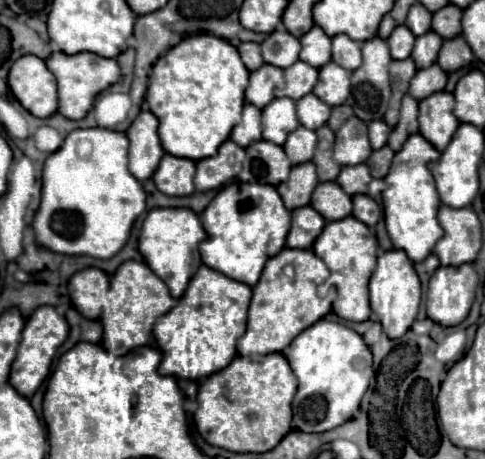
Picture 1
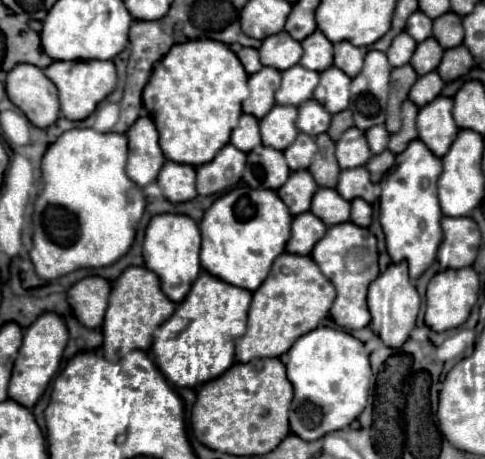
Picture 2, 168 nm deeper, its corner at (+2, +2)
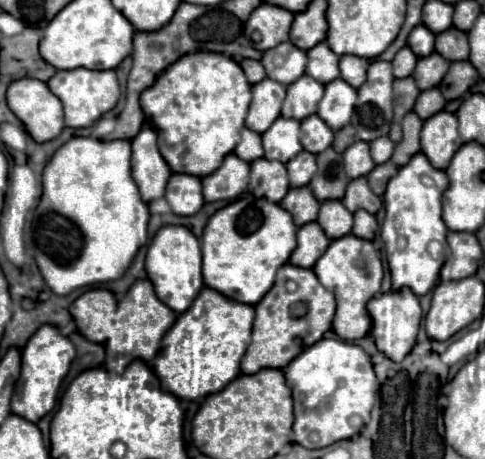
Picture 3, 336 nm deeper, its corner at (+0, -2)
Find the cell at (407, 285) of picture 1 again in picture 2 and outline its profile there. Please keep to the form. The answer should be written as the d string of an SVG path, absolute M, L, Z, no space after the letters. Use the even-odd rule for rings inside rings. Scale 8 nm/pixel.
M406 261L390 263L386 271L382 271L368 289L368 307L370 307L371 320L369 327L378 337L392 349L400 349L408 339L410 331L416 325L416 315L420 309L420 295L416 287L410 283L408 265Z

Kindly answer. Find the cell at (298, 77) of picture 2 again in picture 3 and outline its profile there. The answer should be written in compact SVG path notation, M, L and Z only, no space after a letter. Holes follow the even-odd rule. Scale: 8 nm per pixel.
M302 75L298 81L288 85L288 95L282 105L282 117L288 119L306 119L318 111L318 101L324 95L324 85Z

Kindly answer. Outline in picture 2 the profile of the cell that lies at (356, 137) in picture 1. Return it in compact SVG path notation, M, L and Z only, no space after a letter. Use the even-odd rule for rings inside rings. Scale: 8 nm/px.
M358 127L346 129L342 137L336 141L336 159L340 163L340 169L362 167L370 157L372 151L366 143L366 135Z

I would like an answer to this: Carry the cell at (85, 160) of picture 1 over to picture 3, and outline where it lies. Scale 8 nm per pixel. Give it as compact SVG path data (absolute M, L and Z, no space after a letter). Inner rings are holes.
M74 137L64 143L44 167L44 193L34 213L36 263L46 285L56 295L68 295L80 287L92 287L120 279L138 249L148 239L148 205L142 201L130 173L130 141L98 141L92 137Z

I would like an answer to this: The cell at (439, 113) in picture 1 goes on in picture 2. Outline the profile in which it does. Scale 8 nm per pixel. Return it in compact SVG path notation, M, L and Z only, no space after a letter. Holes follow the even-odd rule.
M436 97L432 103L420 107L418 137L436 155L444 157L452 139L456 139L458 127L452 119L452 99Z

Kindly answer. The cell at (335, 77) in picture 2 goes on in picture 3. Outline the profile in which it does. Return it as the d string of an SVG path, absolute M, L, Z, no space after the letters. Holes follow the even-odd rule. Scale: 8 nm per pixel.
M336 79L326 85L324 97L320 99L318 105L318 115L322 115L322 119L326 119L330 127L334 127L334 131L340 131L350 123L354 103L356 103L356 89L350 87L346 81Z

